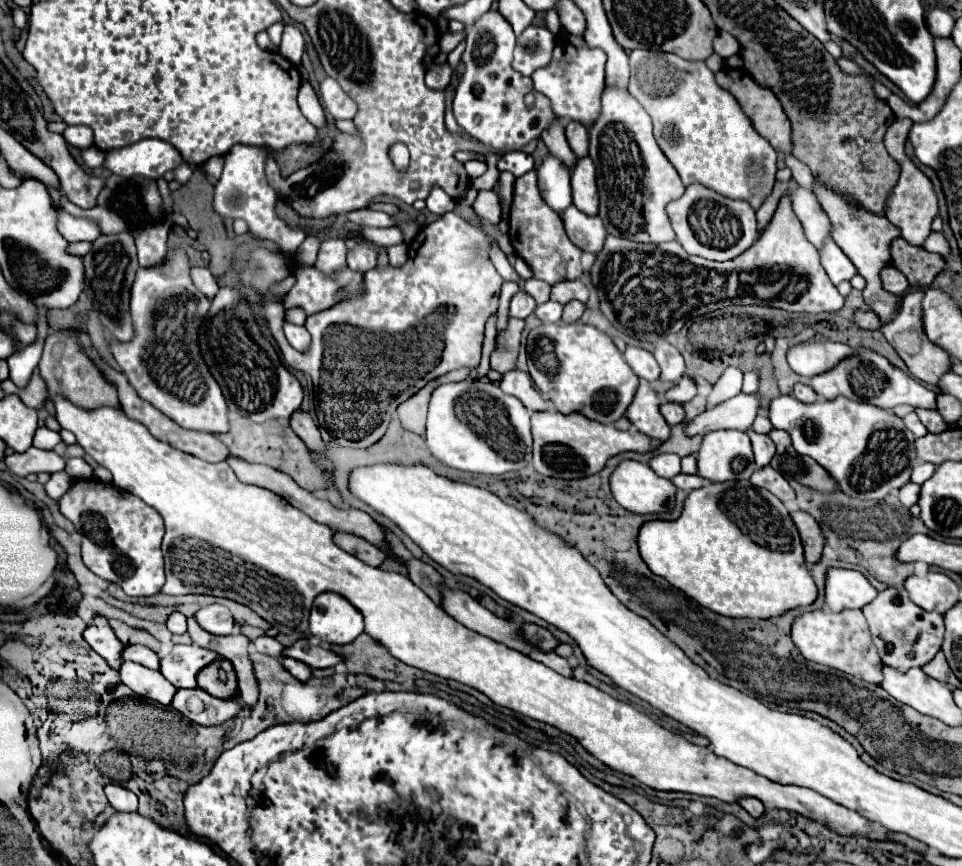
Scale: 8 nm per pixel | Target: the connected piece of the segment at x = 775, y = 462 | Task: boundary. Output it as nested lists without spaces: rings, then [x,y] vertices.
[[[772,429],[768,435],[776,443],[776,455],[772,459],[772,467],[780,471],[786,479],[794,479],[822,493],[834,493],[840,489],[836,479],[820,463],[816,463],[808,455],[796,453],[796,449],[792,447],[792,439],[786,431]]]

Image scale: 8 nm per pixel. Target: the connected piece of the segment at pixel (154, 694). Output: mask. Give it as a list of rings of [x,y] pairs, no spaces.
[[[122,663],[120,667],[120,679],[124,685],[128,685],[136,695],[154,699],[162,705],[170,705],[176,687],[172,687],[160,671],[146,669],[144,665],[138,663]]]

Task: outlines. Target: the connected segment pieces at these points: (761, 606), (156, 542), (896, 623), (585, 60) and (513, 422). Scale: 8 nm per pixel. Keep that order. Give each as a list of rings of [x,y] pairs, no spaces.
[[[738,479],[738,481],[724,481],[724,483],[710,483],[706,487],[700,487],[700,489],[694,489],[686,495],[684,499],[684,509],[680,513],[678,519],[674,521],[662,521],[662,519],[654,519],[654,521],[646,521],[640,531],[638,531],[638,549],[640,549],[640,555],[642,559],[646,561],[646,565],[652,569],[652,573],[664,577],[672,587],[684,591],[688,597],[696,599],[702,607],[708,607],[720,615],[728,615],[728,617],[756,617],[756,619],[768,619],[768,617],[778,617],[782,613],[786,613],[788,609],[794,609],[794,607],[800,607],[800,605],[810,605],[816,595],[818,595],[818,589],[804,565],[804,551],[802,551],[802,543],[800,543],[800,537],[798,537],[798,531],[796,531],[796,525],[792,523],[790,525],[790,515],[788,515],[788,509],[784,507],[784,503],[774,497],[770,491],[762,489],[762,487],[756,487],[752,485],[748,479]]]
[[[86,479],[74,483],[58,501],[60,511],[66,519],[72,521],[76,531],[82,535],[82,559],[90,571],[100,575],[106,581],[118,583],[126,595],[142,597],[142,595],[154,595],[162,589],[166,581],[164,573],[164,557],[162,557],[162,537],[164,537],[164,523],[156,509],[146,505],[140,497],[126,493],[114,485],[104,485],[96,479]]]
[[[886,587],[878,593],[874,601],[862,607],[862,613],[870,625],[870,635],[878,649],[878,655],[886,665],[898,669],[922,667],[924,663],[928,663],[928,659],[936,655],[936,651],[940,651],[944,635],[942,615],[936,611],[924,611],[914,605],[908,599],[904,587]]]
[[[558,35],[552,63],[532,73],[534,87],[552,101],[552,109],[558,117],[568,117],[586,127],[592,127],[600,115],[600,97],[604,91],[604,63],[606,53],[600,49],[588,49],[582,37]]]
[[[468,381],[438,385],[430,399],[424,439],[438,461],[470,473],[500,475],[518,471],[532,461],[530,411],[498,385],[490,391]]]

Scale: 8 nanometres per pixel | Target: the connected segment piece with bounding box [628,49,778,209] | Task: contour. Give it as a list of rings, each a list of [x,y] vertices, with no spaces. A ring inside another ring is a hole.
[[[636,49],[630,53],[630,67],[632,75],[628,91],[652,117],[658,147],[662,149],[666,159],[676,167],[682,183],[690,185],[696,181],[728,199],[744,199],[752,205],[752,209],[760,209],[764,199],[772,193],[776,181],[778,153],[768,145],[768,141],[760,133],[756,133],[752,121],[740,109],[736,97],[716,83],[714,73],[706,67],[706,63],[684,61],[674,53]]]

